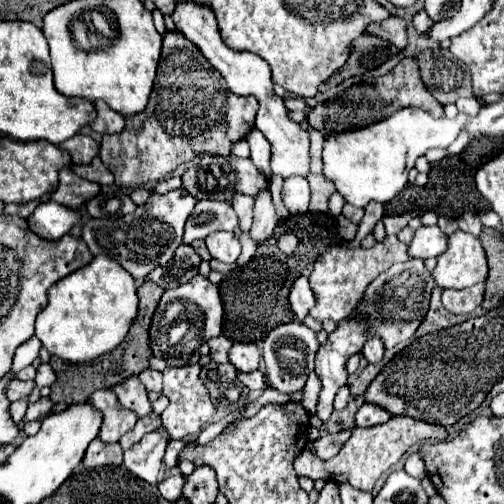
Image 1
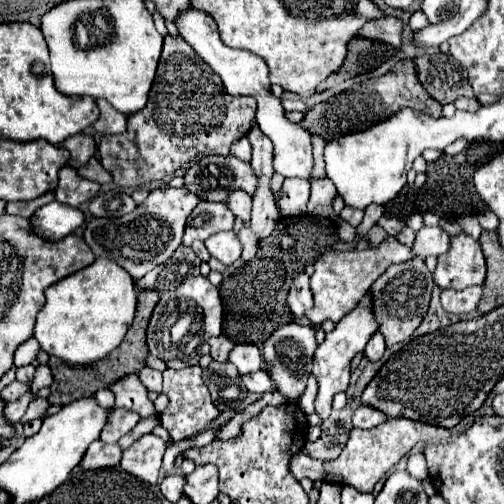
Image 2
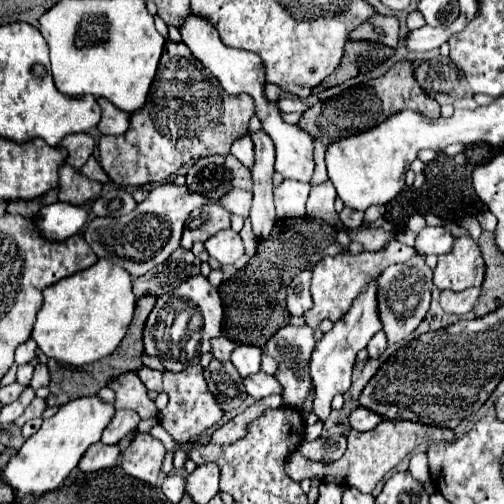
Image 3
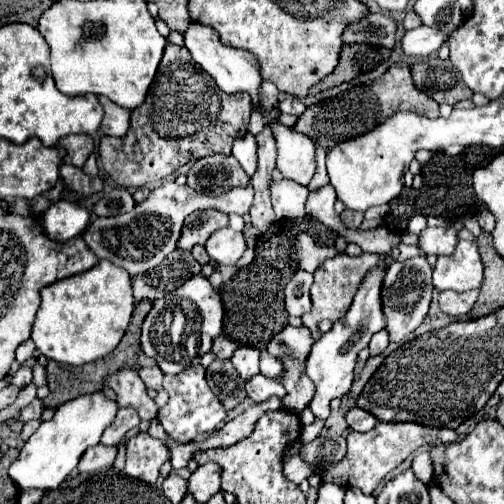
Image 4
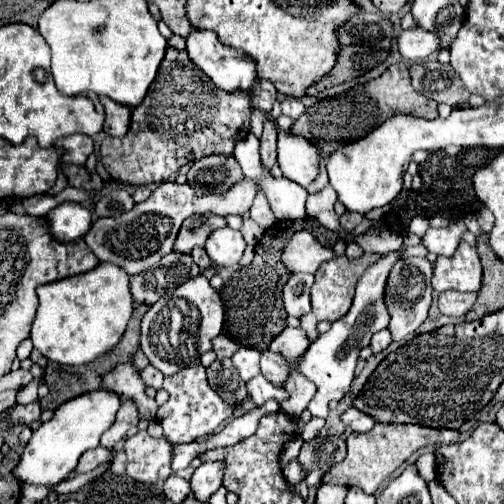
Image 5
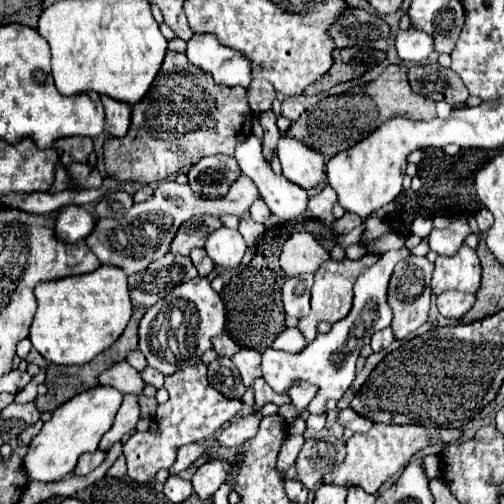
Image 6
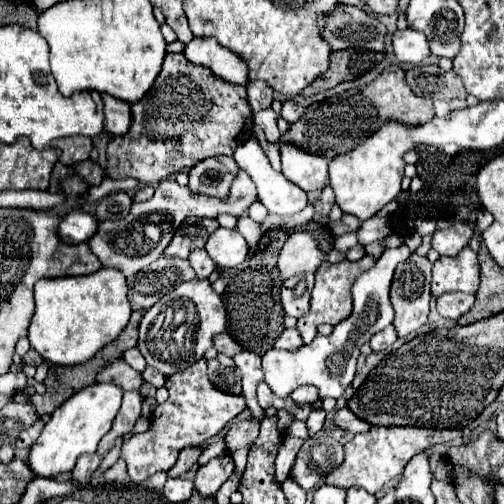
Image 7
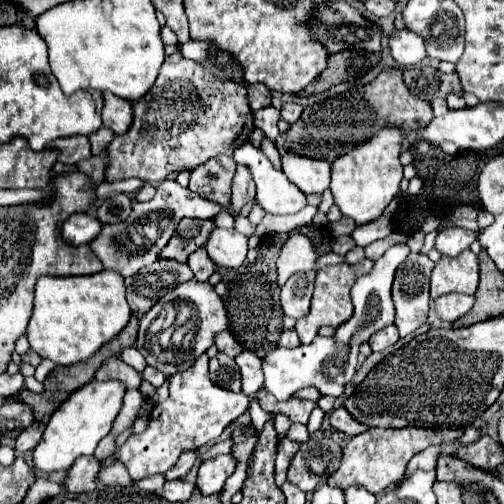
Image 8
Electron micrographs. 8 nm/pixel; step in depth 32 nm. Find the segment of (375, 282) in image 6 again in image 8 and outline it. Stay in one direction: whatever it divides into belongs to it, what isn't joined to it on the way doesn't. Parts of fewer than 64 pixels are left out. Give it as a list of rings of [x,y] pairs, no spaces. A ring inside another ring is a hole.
[[[406,244],[392,246],[384,252],[380,260],[374,262],[374,268],[370,274],[356,280],[352,286],[352,304],[354,304],[354,316],[344,322],[340,328],[336,328],[336,334],[332,338],[316,336],[316,340],[308,346],[296,346],[296,348],[274,348],[262,362],[266,386],[264,392],[270,392],[276,400],[284,402],[292,398],[300,388],[314,386],[322,394],[340,396],[344,392],[344,386],[352,380],[356,372],[356,356],[358,346],[366,342],[374,332],[394,322],[394,304],[392,304],[392,280],[398,264],[406,260],[410,254],[410,248]]]

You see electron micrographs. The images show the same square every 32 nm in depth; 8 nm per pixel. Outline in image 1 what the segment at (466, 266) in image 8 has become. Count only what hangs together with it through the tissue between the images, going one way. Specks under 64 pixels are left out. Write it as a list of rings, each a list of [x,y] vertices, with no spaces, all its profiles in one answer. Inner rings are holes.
[[[462,230],[448,236],[448,250],[438,256],[432,272],[438,286],[454,290],[484,282],[486,274],[486,254],[480,240]]]

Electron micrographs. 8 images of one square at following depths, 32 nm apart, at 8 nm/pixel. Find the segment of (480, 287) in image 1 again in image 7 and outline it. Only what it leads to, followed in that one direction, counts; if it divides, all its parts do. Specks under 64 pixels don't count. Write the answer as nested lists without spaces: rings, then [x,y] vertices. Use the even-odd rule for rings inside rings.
[[[448,292],[442,294],[436,300],[436,310],[440,312],[442,318],[448,320],[458,320],[462,314],[466,314],[474,304],[474,296],[472,294],[464,294],[464,292]]]

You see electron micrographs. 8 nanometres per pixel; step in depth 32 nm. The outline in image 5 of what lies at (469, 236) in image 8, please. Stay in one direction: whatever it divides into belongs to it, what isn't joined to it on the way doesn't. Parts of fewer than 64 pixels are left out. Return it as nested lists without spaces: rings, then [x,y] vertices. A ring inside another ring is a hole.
[[[452,220],[446,228],[430,228],[426,232],[426,236],[422,238],[424,246],[428,248],[428,252],[434,254],[442,254],[442,256],[452,256],[458,248],[458,244],[462,242],[462,234],[468,232],[464,220]]]

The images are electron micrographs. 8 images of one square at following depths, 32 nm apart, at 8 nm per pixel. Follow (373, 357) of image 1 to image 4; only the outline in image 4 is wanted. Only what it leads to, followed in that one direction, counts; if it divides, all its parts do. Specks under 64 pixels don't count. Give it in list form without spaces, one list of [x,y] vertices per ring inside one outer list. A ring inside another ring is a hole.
[[[380,330],[380,332],[376,332],[376,334],[372,336],[372,340],[370,340],[370,354],[372,354],[372,356],[380,354],[382,350],[386,350],[386,346],[388,346],[388,344],[390,344],[388,332],[386,332],[386,330]]]

